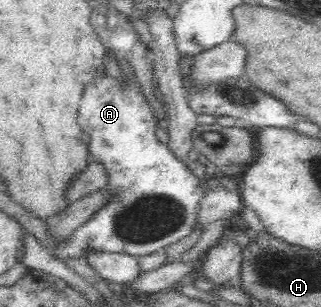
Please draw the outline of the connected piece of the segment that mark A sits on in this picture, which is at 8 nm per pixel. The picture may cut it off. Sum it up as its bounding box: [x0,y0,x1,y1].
[49,75,204,259]

